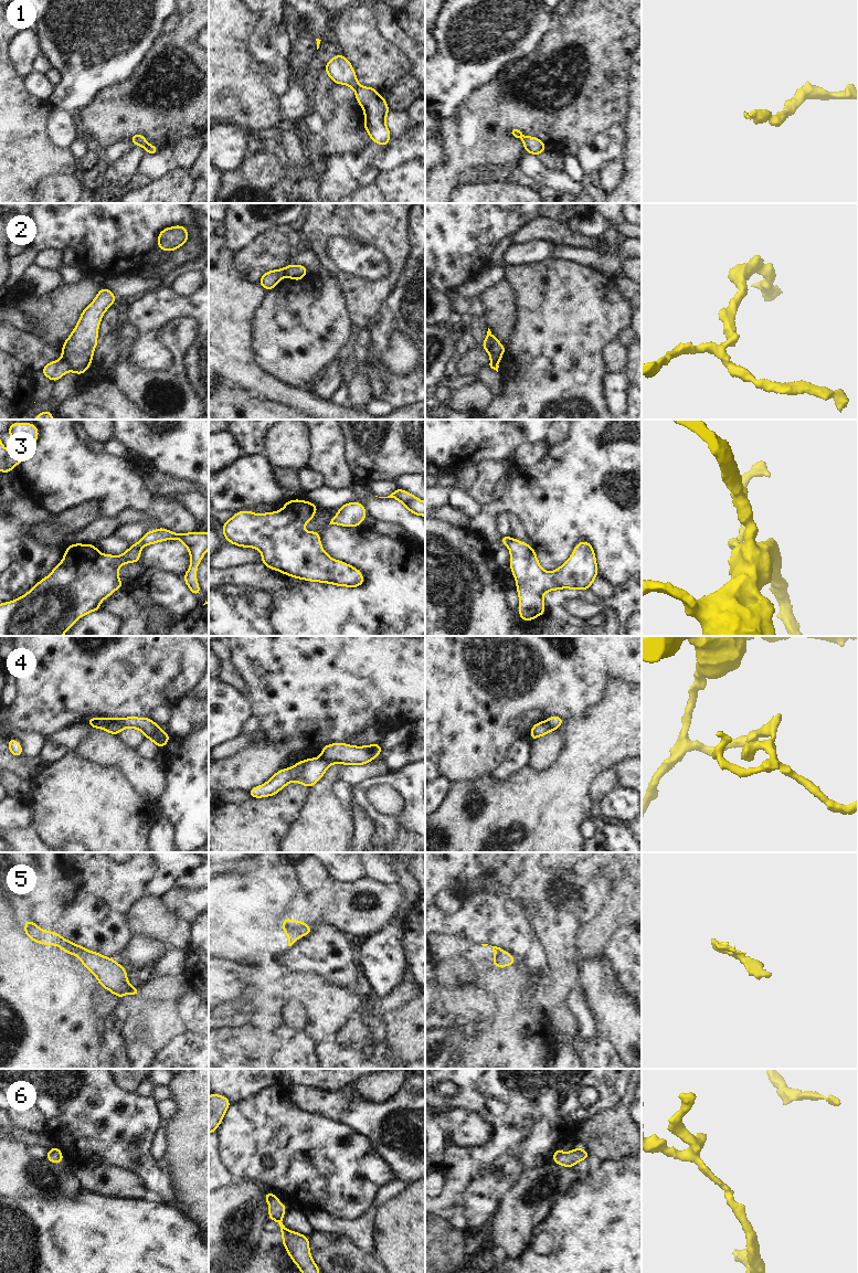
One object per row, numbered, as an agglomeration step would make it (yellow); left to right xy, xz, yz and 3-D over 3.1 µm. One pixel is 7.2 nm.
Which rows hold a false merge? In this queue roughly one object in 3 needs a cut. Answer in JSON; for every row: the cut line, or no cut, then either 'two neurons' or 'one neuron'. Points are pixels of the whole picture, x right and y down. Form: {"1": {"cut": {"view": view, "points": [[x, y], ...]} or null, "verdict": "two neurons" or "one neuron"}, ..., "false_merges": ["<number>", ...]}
{"1": {"cut": null, "verdict": "one neuron"}, "2": {"cut": {"view": "xy", "points": [[63, 358], [70, 369]]}, "verdict": "two neurons"}, "3": {"cut": {"view": "yz", "points": [[512, 539], [507, 545]]}, "verdict": "two neurons"}, "4": {"cut": {"view": "xy", "points": [[116, 719], [112, 720], [104, 728]]}, "verdict": "two neurons"}, "5": {"cut": null, "verdict": "one neuron"}, "6": {"cut": null, "verdict": "one neuron"}, "false_merges": ["2", "3", "4"]}

